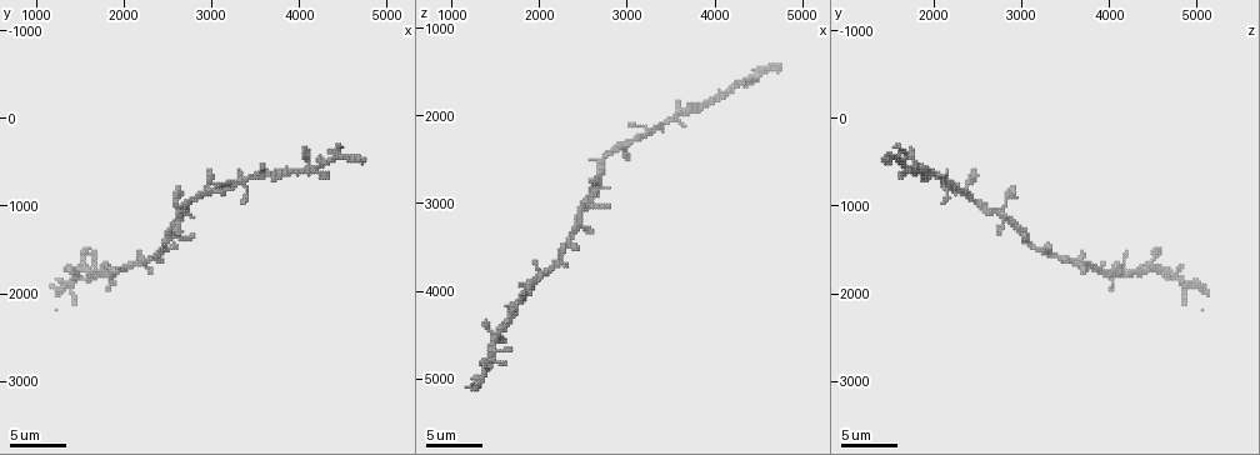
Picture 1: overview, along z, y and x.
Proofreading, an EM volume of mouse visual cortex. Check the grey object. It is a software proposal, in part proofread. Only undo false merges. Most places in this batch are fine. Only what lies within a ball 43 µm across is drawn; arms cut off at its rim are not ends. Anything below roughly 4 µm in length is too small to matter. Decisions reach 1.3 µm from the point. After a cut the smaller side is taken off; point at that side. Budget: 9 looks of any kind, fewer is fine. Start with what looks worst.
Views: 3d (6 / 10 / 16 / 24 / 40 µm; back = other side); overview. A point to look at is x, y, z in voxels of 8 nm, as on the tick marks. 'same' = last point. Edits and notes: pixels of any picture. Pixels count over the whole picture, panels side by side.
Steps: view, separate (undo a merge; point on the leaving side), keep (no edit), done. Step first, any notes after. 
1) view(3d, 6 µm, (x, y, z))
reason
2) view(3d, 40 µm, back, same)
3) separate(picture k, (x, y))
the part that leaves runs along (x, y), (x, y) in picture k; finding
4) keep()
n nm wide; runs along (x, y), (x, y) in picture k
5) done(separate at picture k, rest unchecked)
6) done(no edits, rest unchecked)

view(3d, 10 µm, (2550, 1250, 2950))

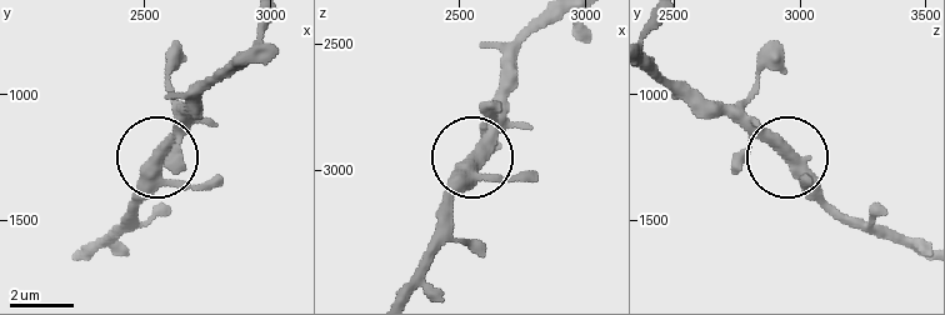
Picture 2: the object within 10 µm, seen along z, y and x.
keep()
runs along (155, 160), (153, 184), (125, 214) in picture 2; one cell here

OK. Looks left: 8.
view(3d, 6 µm, (2750, 950, 2450))
side arm on a straight run

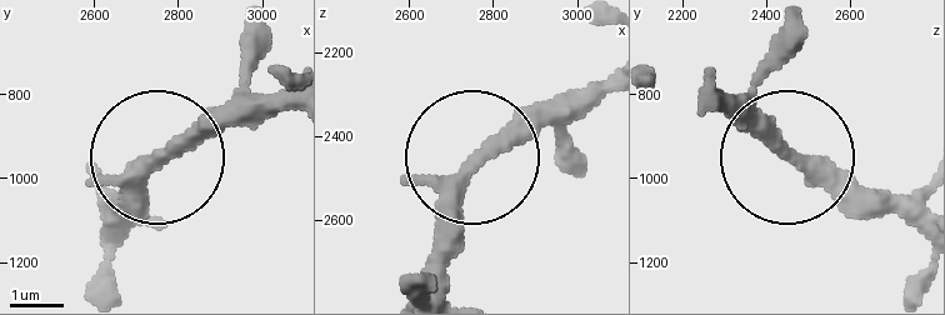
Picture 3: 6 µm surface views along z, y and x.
view(3d, 6 µm, back, (2750, 950, 2470))

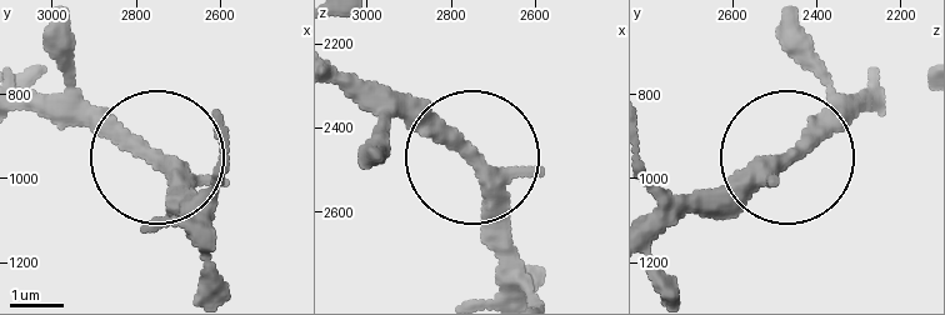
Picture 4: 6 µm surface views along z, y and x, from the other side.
keep()
runs along (204, 243), (164, 166), (60, 104) in picture 4; all the same cell

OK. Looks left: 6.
view(3d, 10 µm, (3250, 800, 2200))
sudden change in width

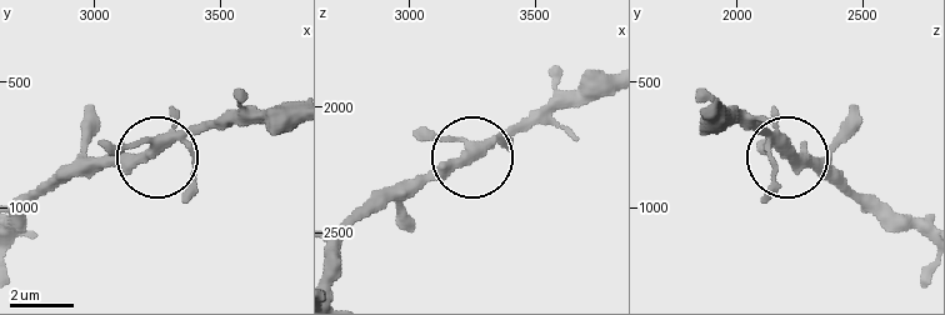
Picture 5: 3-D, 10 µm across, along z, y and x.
view(3d, 6 µm, (3270, 750, 2190))

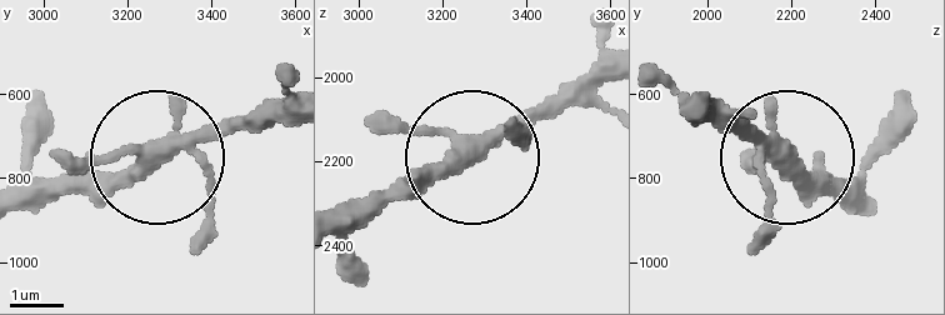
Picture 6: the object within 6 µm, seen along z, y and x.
keep()
290 nm wide; runs along (341, 226), (435, 186), (565, 91) in picture 6; all the same cell

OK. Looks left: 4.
view(3d, 16 µm, (1500, 1700, 4500))
four-way junction

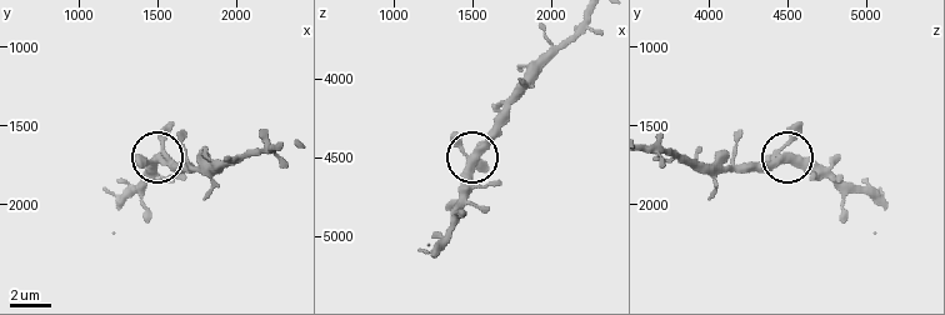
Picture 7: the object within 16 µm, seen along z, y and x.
keep()
370 nm wide; runs along (580, 24), (510, 95), (504, 120), (471, 155), (460, 199) in picture 7; one cell here

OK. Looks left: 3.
done(no edits, rest unchecked)

